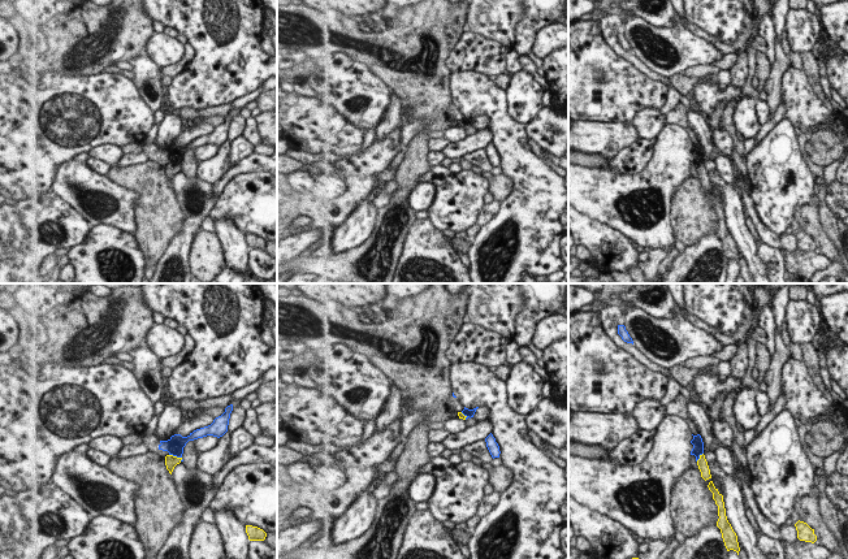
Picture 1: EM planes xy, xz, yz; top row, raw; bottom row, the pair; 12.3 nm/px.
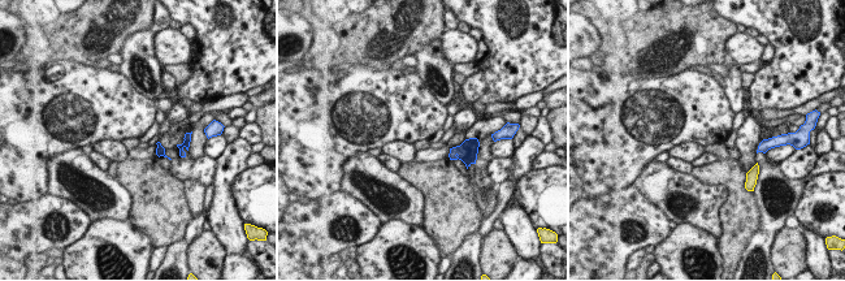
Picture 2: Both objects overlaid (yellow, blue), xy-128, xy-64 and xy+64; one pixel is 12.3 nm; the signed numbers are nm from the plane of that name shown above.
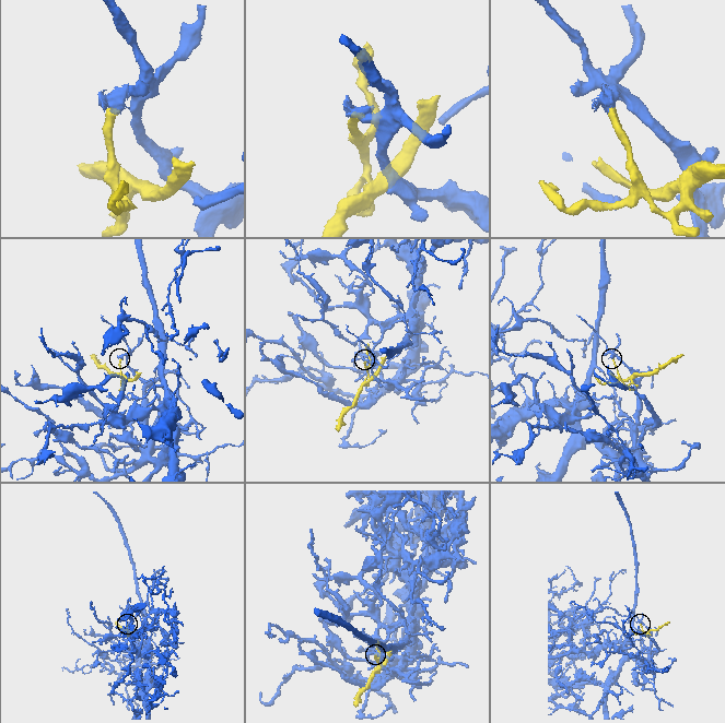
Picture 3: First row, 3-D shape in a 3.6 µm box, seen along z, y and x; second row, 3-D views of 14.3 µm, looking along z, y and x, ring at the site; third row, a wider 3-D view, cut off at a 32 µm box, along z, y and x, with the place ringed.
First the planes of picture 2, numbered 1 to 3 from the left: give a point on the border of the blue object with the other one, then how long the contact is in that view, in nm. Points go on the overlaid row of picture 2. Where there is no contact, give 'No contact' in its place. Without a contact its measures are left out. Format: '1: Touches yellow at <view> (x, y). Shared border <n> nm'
1: No contact
2: No contact
3: No contact.

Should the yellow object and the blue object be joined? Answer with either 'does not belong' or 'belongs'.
does not belong

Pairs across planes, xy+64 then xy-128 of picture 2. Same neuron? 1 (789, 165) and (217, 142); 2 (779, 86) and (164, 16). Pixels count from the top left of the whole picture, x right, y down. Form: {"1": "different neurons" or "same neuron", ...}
{"1": "different neurons", "2": "different neurons"}

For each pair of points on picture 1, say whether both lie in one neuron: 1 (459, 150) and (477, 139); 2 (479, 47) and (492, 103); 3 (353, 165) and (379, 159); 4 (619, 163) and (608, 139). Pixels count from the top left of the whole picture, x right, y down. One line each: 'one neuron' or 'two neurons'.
1: one neuron
2: two neurons
3: one neuron
4: two neurons

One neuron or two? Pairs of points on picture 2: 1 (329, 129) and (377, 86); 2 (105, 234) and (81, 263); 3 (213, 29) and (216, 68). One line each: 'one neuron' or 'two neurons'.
1: one neuron
2: one neuron
3: one neuron

